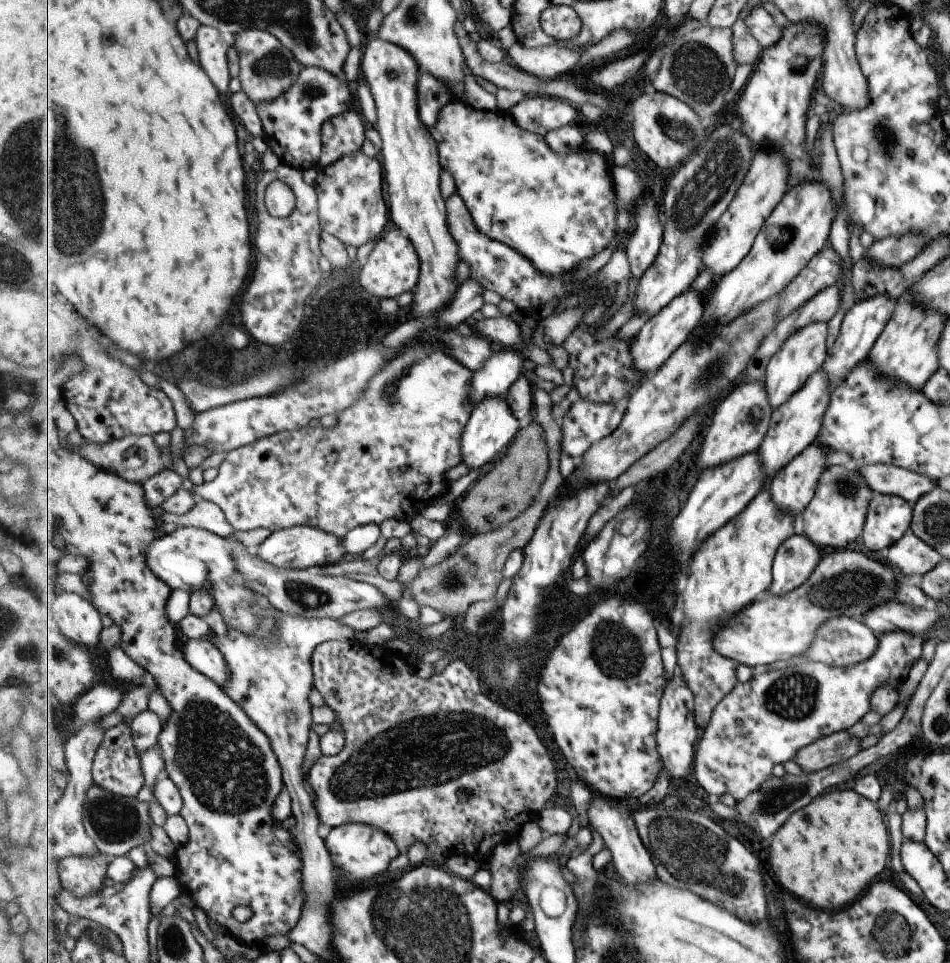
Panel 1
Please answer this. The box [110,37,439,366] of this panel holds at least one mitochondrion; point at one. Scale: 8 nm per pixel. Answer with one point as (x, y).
(273, 66)

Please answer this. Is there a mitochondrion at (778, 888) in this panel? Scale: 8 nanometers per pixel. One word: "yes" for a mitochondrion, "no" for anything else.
no

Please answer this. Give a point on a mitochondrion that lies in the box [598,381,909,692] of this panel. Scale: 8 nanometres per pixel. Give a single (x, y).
(845, 590)

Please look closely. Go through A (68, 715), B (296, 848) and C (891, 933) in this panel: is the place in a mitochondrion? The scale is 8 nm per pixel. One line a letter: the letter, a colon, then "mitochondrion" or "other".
A: other
B: other
C: mitochondrion

